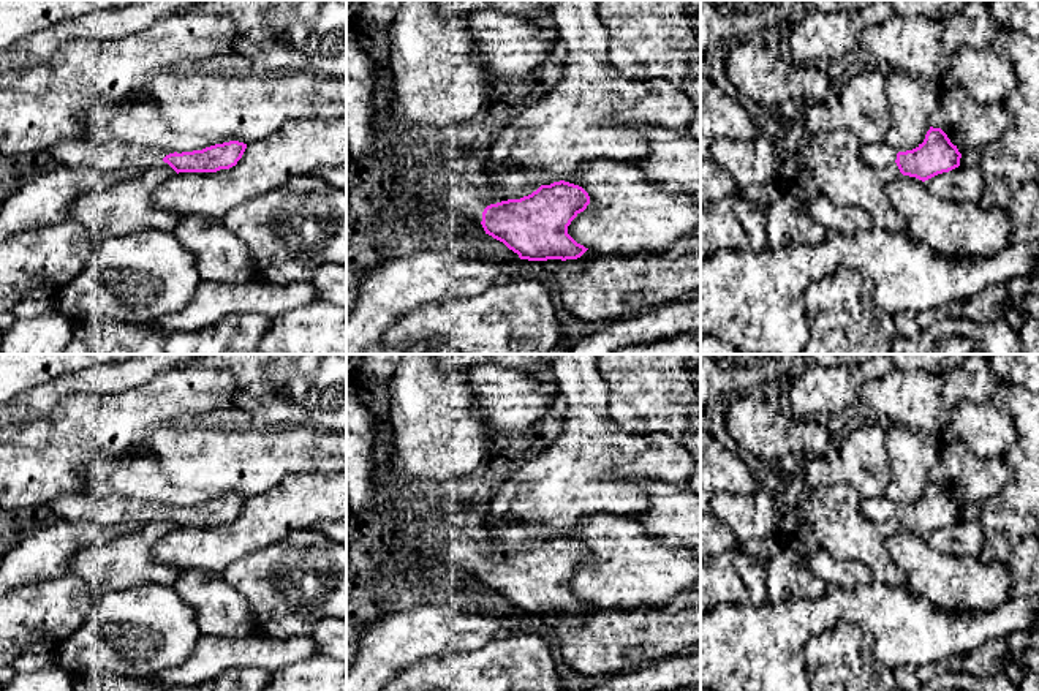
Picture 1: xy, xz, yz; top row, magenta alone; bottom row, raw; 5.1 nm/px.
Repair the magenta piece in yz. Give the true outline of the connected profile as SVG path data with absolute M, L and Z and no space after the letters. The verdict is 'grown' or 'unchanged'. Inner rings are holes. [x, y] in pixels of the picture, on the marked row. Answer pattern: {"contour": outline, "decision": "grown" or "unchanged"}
{"contour": "M930 126L924 142L912 150L897 152L886 142L871 142L862 144L860 157L876 169L895 163L903 176L925 182L958 168L962 153L941 128Z", "decision": "grown"}

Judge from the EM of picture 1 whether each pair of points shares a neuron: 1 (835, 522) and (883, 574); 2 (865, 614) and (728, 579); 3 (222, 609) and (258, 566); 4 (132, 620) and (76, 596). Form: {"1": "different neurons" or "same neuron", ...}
{"1": "same neuron", "2": "different neurons", "3": "different neurons", "4": "different neurons"}

